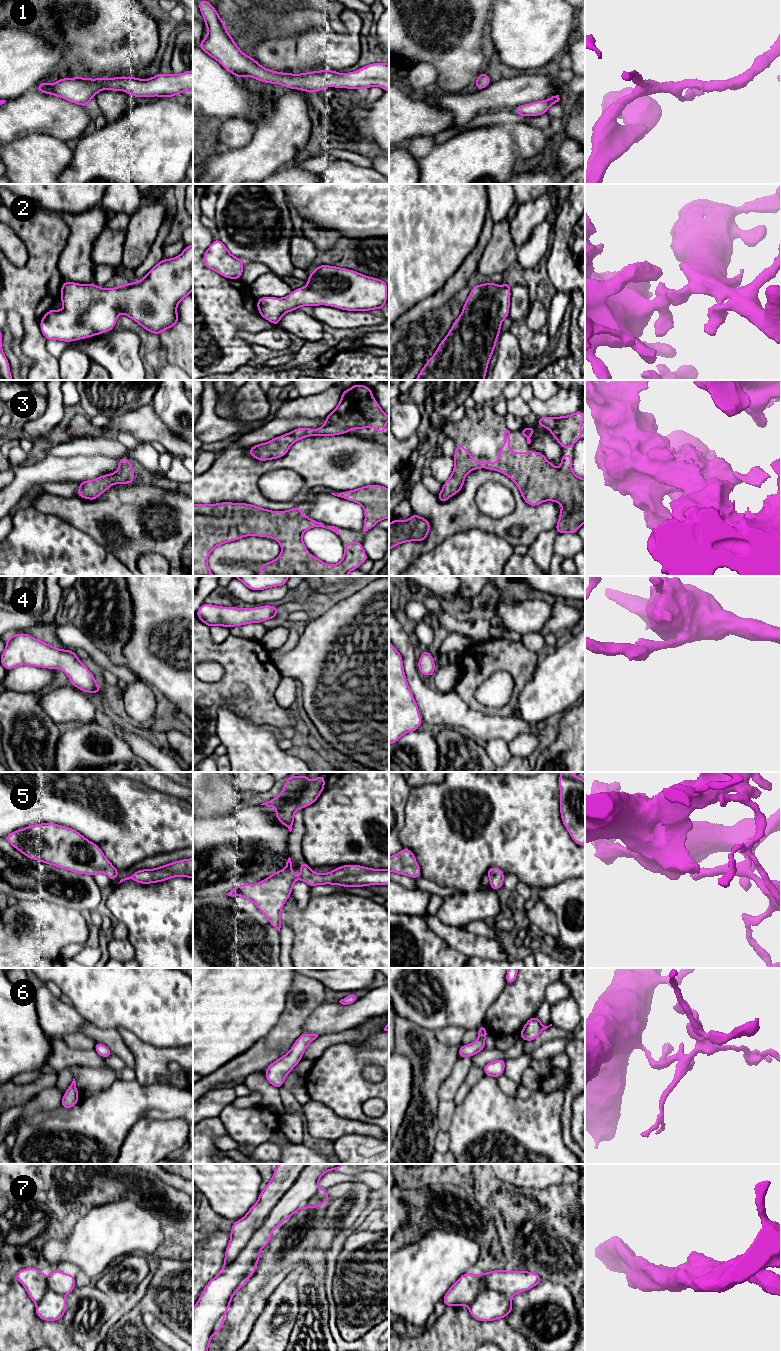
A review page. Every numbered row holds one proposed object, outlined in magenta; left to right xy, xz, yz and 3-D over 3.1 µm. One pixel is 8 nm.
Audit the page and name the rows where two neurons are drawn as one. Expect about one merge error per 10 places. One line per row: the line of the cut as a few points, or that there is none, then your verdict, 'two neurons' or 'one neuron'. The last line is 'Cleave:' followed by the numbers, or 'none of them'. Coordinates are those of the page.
1: cut none; one neuron
2: cut none; one neuron
3: cut none; one neuron
4: cut none; one neuron
5: cut none; one neuron
6: cut none; one neuron
7: cut none; one neuron
Cleave: none of them

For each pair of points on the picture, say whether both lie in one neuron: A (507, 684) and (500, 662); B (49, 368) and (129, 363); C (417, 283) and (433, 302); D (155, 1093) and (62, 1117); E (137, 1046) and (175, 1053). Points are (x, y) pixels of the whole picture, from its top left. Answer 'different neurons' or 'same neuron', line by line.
A: different neurons
B: different neurons
C: different neurons
D: same neuron
E: same neuron

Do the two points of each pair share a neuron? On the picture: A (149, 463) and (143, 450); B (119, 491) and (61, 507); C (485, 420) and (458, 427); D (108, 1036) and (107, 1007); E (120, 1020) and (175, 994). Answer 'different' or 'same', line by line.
A: same
B: same
C: same
D: different
E: same

